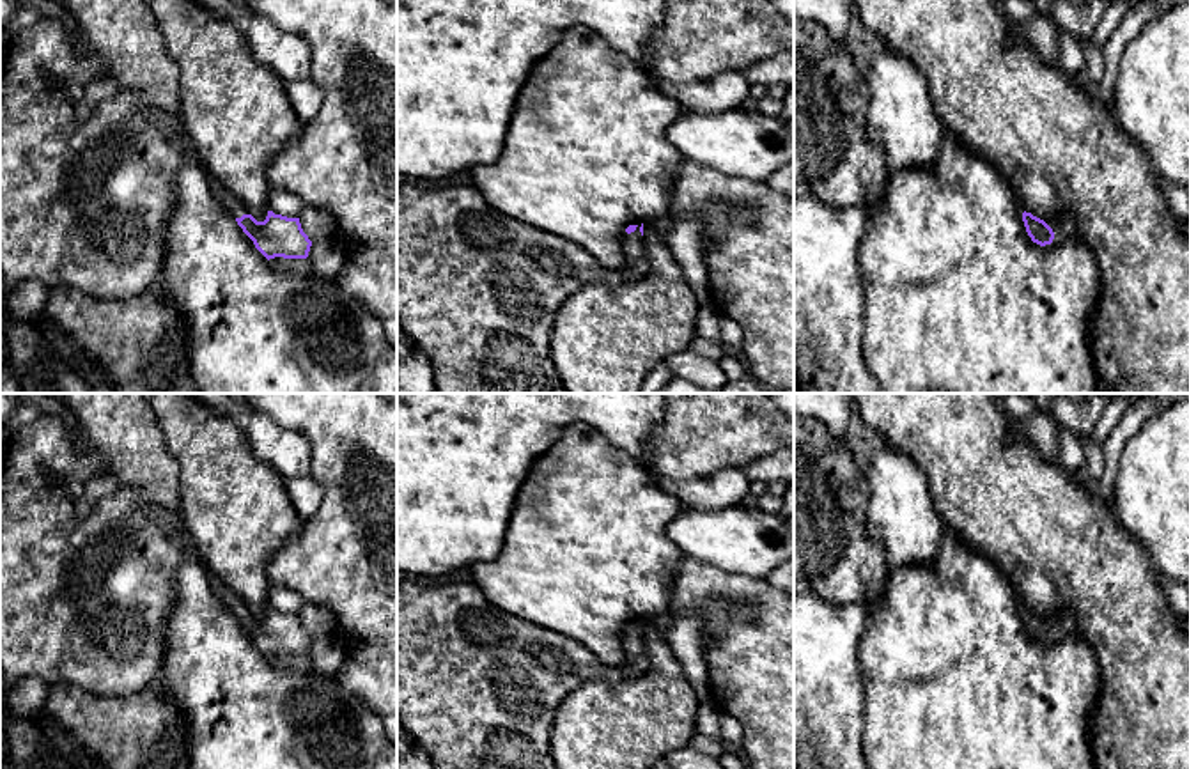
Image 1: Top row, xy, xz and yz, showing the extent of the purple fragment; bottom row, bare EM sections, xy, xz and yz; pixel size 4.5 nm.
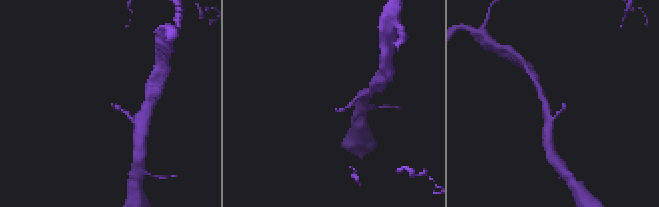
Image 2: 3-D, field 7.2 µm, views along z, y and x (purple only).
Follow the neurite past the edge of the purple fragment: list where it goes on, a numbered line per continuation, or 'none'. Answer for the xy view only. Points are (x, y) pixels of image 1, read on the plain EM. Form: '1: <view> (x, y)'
1: xy (238, 605)

